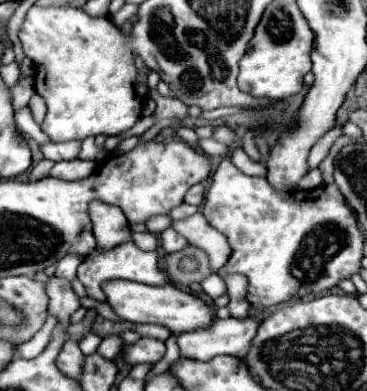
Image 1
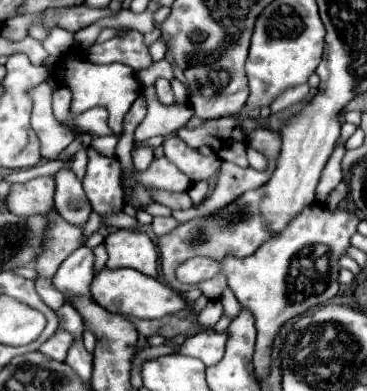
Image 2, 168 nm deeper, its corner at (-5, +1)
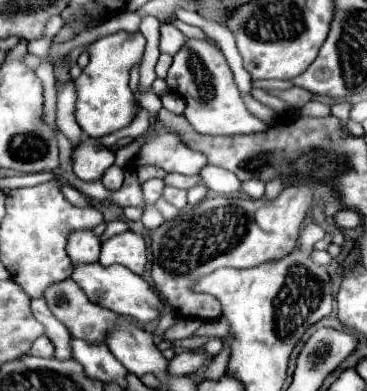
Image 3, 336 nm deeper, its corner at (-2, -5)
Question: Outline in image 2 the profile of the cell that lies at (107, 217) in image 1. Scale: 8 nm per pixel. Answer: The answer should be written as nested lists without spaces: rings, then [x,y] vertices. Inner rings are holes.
[[[93,147],[87,149],[89,163],[83,179],[83,189],[91,201],[93,211],[107,215],[111,211],[123,209],[123,187],[121,187],[121,167],[115,157],[105,157]]]

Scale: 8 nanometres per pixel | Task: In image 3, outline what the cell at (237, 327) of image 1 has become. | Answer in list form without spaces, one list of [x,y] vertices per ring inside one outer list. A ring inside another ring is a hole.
[[[184,351],[184,353],[178,353],[172,361],[170,361],[170,373],[174,375],[180,375],[180,373],[194,373],[198,371],[200,367],[204,367],[208,361],[206,353],[202,351]]]

